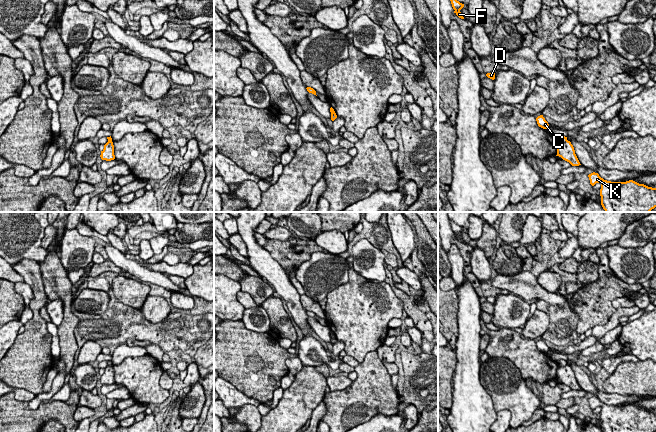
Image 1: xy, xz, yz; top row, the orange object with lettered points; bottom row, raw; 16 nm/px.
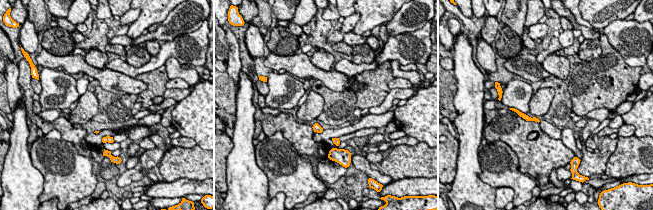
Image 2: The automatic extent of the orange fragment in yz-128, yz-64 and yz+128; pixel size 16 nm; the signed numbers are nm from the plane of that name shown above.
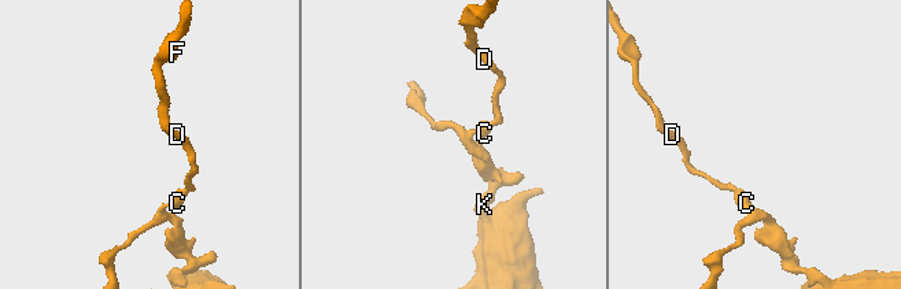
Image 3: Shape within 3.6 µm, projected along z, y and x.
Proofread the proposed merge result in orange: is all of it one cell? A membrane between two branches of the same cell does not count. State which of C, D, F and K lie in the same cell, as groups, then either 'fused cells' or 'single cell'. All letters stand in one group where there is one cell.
C D F / K; fused cells

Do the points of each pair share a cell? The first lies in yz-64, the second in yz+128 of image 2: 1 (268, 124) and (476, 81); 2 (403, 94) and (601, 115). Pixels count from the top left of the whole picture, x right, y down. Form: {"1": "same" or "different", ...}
{"1": "different", "2": "same"}

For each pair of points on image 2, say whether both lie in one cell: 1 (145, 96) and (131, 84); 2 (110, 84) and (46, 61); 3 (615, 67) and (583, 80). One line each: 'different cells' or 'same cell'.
1: different cells
2: same cell
3: same cell

